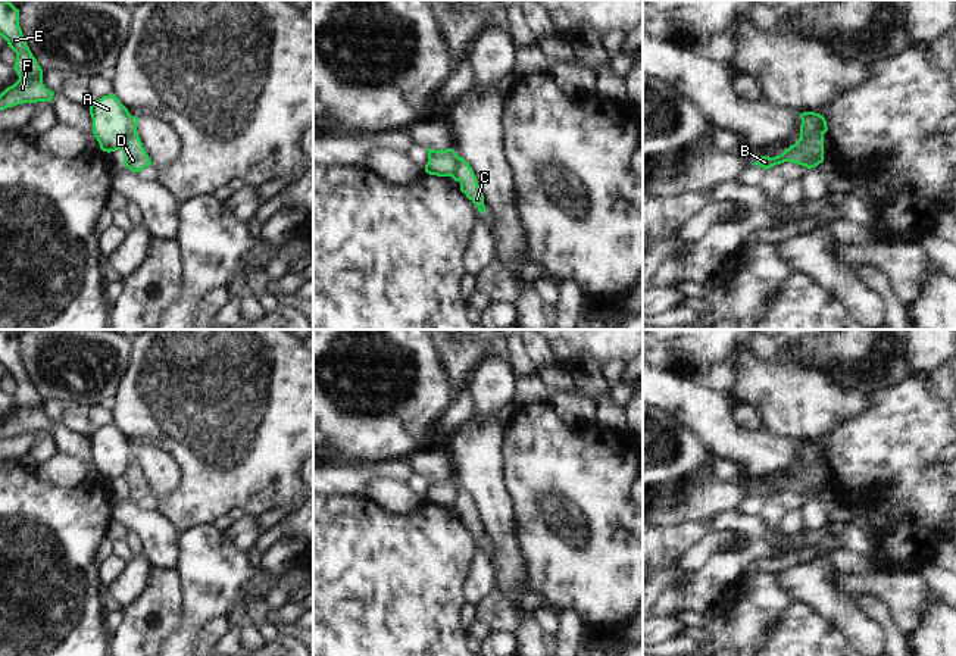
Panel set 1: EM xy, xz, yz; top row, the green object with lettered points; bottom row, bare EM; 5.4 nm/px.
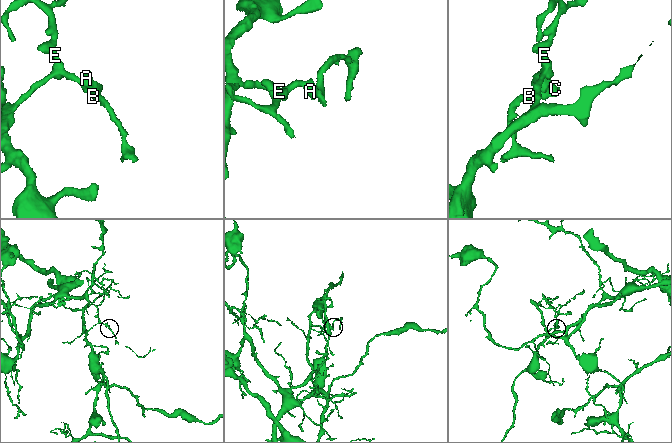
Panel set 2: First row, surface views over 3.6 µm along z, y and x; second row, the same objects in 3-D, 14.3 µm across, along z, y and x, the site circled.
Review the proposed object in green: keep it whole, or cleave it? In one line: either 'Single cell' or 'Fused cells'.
Fused cells.

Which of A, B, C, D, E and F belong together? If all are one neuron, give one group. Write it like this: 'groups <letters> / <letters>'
groups A E F / B C D

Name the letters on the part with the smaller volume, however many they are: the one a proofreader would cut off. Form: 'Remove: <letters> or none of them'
Remove: B, C, D

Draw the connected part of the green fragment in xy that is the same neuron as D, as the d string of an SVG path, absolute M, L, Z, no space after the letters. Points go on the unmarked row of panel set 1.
M131 446L131 449L128 450L126 469L122 475L124 494L134 503L151 494L151 490L137 463L137 453L138 447Z

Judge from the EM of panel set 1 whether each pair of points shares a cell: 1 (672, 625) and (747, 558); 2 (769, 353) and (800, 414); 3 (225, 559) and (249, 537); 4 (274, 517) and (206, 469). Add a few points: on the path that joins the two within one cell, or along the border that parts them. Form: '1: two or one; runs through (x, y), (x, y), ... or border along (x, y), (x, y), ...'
1: two; border along (658, 615), (668, 617)
2: two; border along (787, 344), (771, 361), (749, 346)
3: two; border along (224, 534), (244, 553)
4: two; border along (293, 508), (283, 506), (258, 517)

